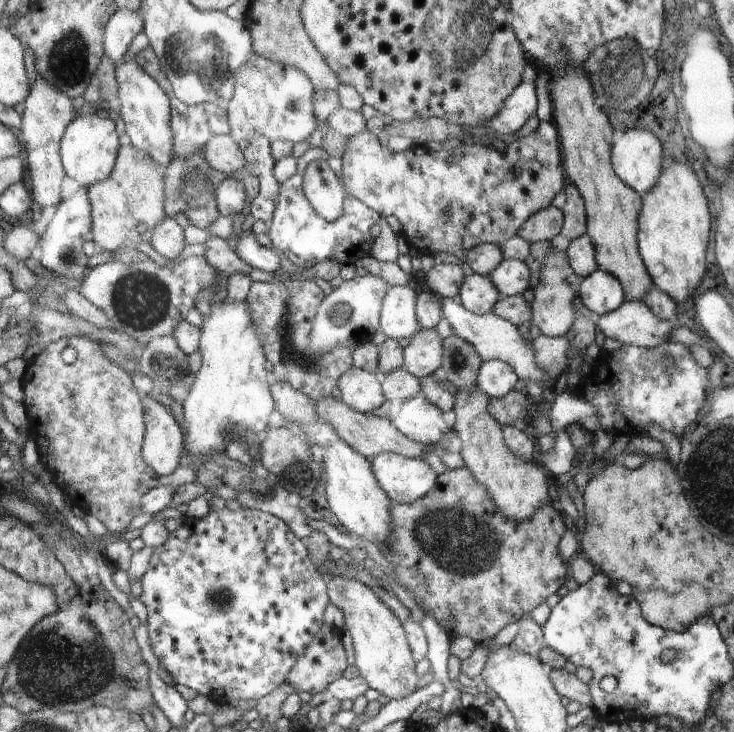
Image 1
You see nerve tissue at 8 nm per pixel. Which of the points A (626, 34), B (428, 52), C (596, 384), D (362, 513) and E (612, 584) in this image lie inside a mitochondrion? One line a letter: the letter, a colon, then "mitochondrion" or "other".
A: mitochondrion
B: other
C: other
D: other
E: other

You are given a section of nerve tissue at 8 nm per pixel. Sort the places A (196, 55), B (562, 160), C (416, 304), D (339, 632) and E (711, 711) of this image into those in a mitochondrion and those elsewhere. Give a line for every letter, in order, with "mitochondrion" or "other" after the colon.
A: mitochondrion
B: other
C: other
D: other
E: other

